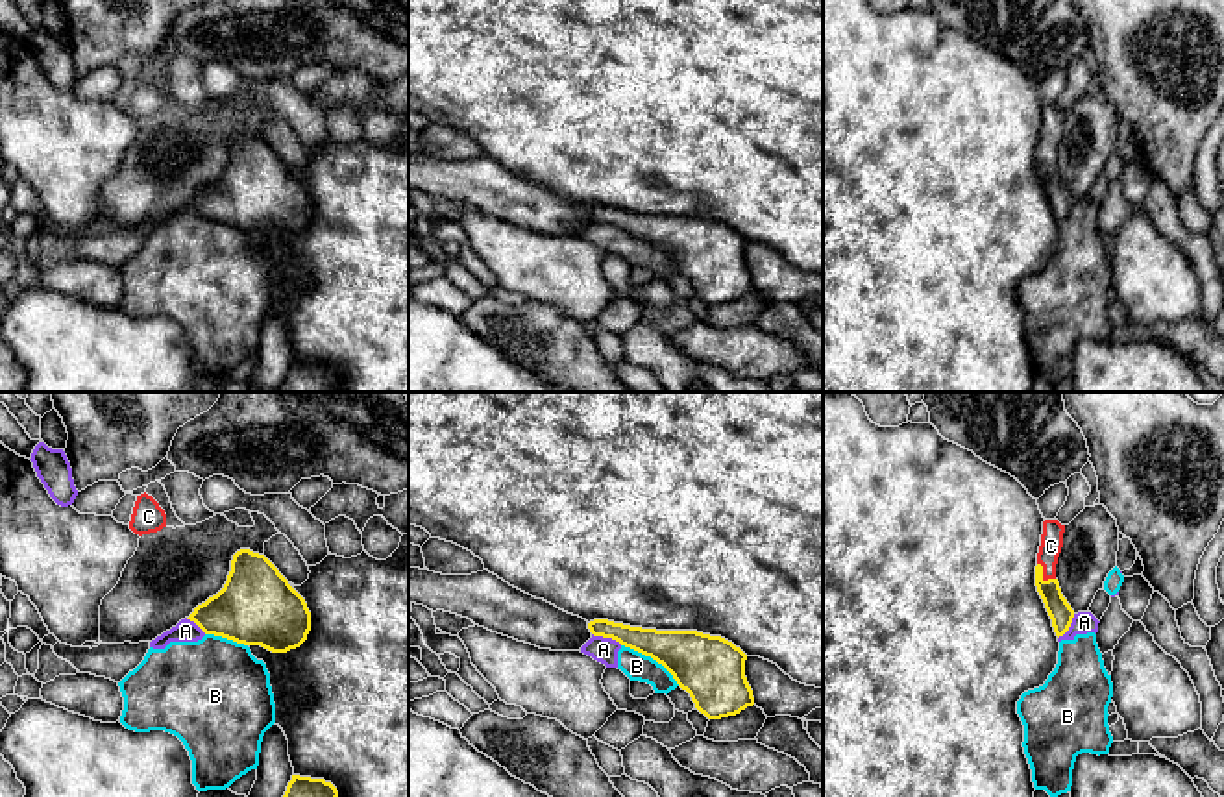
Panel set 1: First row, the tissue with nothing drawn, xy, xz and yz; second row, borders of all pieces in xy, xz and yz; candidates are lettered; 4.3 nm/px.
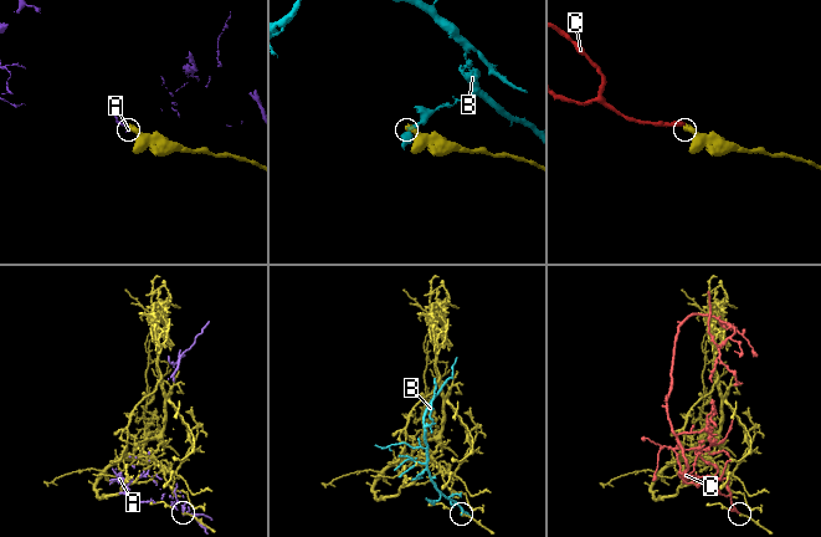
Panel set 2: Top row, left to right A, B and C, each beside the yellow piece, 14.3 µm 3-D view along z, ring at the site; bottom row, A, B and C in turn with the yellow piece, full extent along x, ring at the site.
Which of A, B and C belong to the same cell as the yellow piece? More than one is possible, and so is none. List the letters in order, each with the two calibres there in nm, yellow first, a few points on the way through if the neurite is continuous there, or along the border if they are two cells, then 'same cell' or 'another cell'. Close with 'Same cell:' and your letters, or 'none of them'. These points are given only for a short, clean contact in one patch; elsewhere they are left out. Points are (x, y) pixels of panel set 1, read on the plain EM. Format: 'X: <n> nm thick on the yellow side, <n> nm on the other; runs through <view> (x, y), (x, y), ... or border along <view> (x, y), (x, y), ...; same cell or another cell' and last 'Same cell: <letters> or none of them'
A: 140 nm thick on the yellow side, 110 nm on the other; border along xz (592, 219), (622, 230); another cell
B: 280 nm thick on the yellow side, 120 nm on the other; another cell
C: 100 nm thick on the yellow side, 100 nm on the other; same cell
Same cell: C

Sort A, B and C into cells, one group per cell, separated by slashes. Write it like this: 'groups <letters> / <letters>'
groups A B / C

